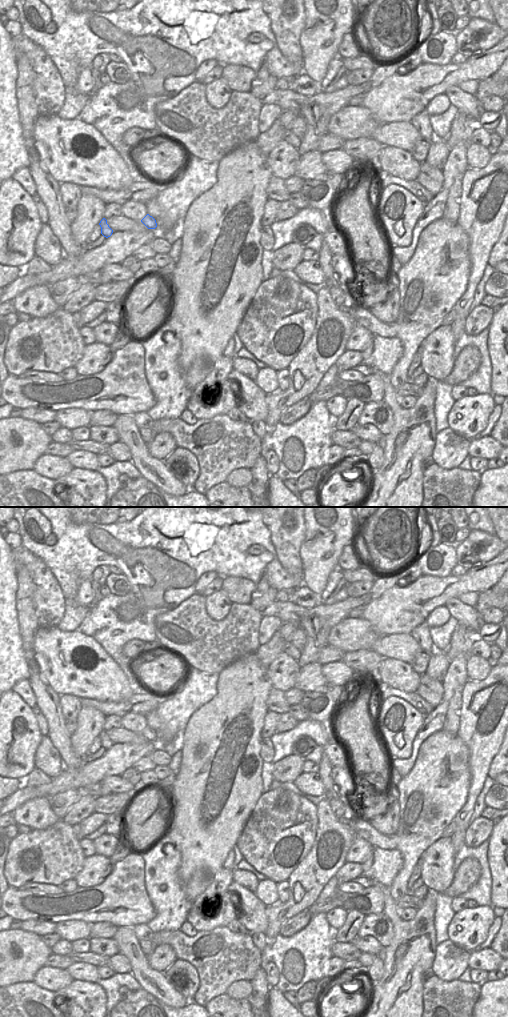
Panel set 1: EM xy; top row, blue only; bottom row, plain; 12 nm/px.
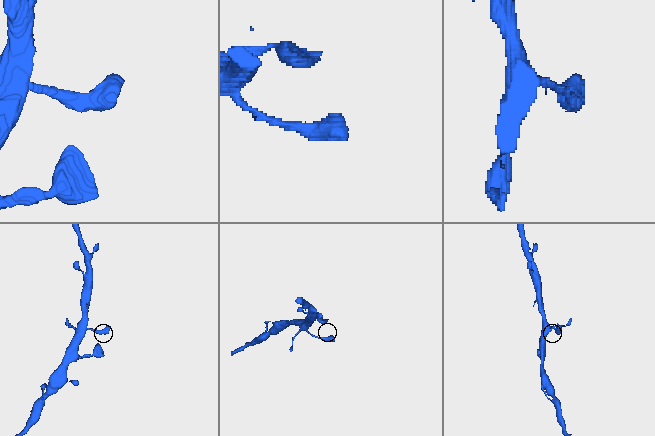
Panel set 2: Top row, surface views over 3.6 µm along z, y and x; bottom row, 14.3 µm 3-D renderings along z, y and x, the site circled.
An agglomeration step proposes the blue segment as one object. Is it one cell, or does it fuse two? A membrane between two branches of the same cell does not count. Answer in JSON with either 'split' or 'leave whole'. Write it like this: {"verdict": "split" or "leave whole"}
{"verdict": "leave whole"}

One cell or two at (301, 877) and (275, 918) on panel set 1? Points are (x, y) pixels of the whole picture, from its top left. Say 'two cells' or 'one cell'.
one cell

